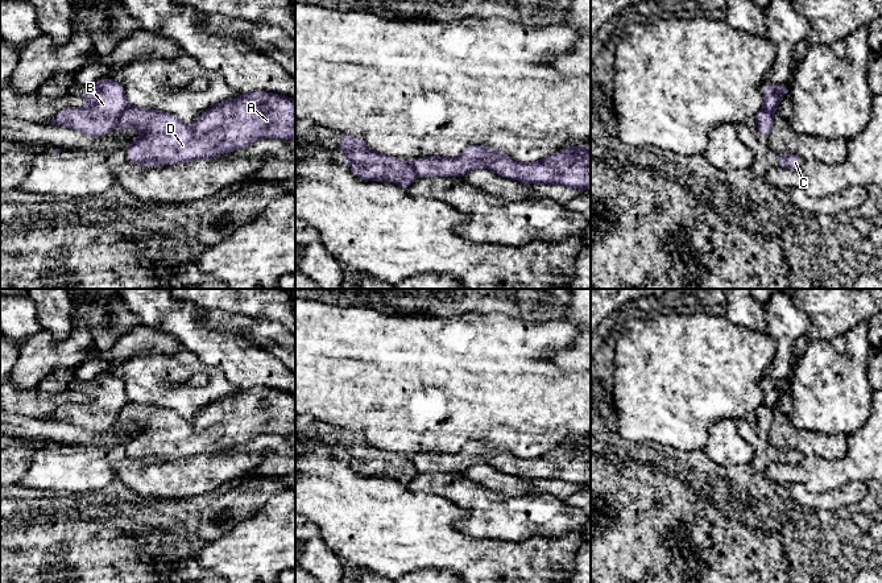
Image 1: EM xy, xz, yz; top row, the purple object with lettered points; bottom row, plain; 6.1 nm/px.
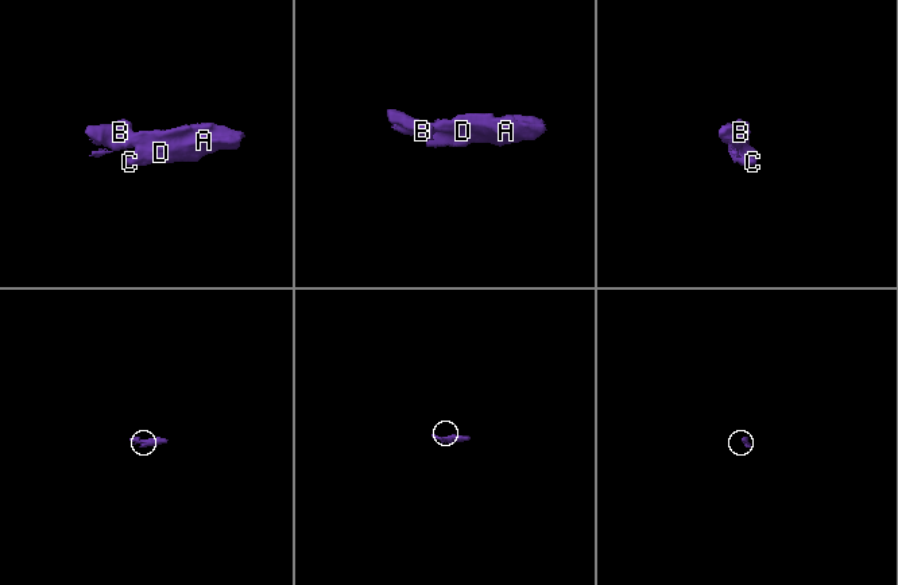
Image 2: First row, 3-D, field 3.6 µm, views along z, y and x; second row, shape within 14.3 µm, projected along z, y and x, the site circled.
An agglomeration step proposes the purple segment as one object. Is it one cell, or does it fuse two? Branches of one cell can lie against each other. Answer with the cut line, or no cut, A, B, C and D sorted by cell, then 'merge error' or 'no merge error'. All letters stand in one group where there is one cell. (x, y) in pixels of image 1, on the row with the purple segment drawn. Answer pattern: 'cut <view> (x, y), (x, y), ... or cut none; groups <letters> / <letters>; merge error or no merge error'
cut xy (128, 104), (114, 127); groups A C D / B; merge error

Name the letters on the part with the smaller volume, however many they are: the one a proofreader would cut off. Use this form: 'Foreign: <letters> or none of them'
Foreign: B

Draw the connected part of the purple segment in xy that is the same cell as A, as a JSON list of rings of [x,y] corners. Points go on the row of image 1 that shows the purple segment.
[[[268,91],[240,94],[237,99],[225,100],[210,107],[187,125],[171,113],[161,109],[146,109],[128,106],[115,128],[128,131],[138,128],[142,135],[127,148],[129,162],[145,168],[190,162],[200,158],[218,158],[225,152],[240,150],[257,140],[295,138],[295,99]]]

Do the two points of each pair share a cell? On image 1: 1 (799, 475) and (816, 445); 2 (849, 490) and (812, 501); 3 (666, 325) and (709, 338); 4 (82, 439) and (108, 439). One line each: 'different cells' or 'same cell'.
1: different cells
2: same cell
3: same cell
4: same cell

